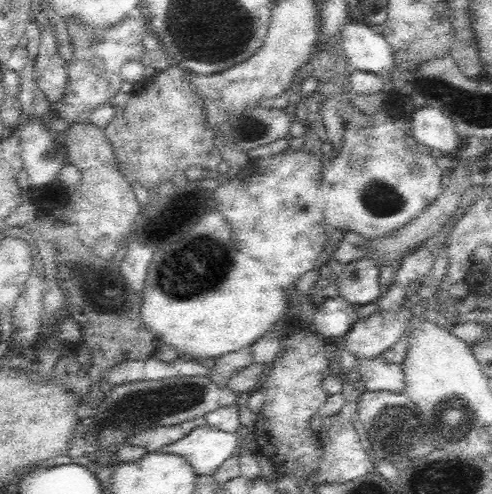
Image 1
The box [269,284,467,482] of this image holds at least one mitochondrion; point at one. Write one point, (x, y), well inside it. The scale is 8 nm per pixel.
(396, 433)

